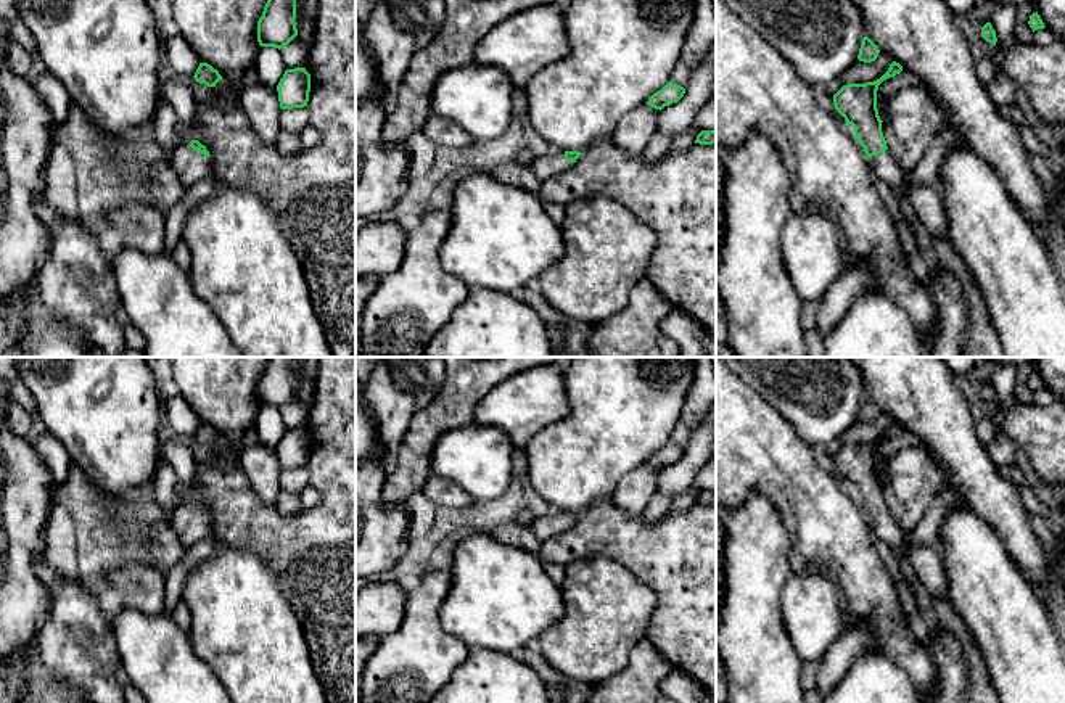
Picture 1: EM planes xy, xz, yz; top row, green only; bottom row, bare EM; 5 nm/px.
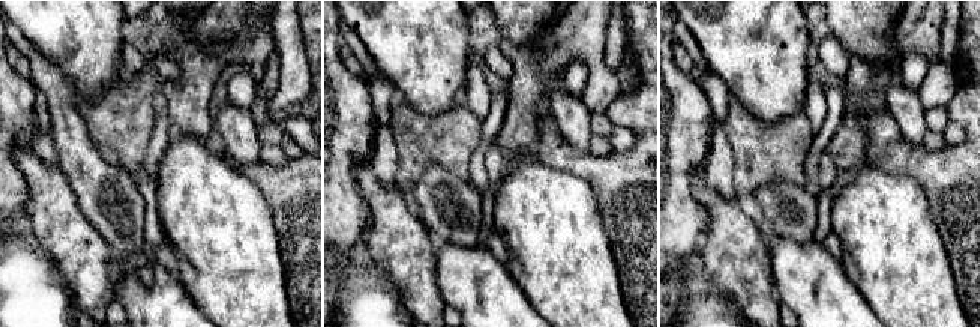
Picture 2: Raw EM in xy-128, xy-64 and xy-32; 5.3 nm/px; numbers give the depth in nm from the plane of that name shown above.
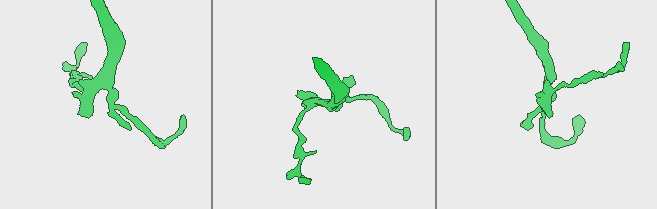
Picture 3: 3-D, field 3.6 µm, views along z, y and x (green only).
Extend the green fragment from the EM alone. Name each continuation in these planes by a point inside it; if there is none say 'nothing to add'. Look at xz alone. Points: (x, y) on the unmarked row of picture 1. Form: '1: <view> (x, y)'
1: xz (554, 523)

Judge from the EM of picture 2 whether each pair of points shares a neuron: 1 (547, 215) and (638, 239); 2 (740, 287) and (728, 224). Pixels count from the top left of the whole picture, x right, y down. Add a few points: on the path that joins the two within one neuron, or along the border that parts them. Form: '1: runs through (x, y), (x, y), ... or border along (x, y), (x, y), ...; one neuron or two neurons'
1: border along (595, 198), (616, 266); two neurons
2: runs through (740, 272), (740, 266), (733, 257), (733, 239); one neuron

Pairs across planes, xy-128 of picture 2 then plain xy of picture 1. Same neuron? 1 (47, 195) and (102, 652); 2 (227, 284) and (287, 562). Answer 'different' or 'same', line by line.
1: same
2: different

